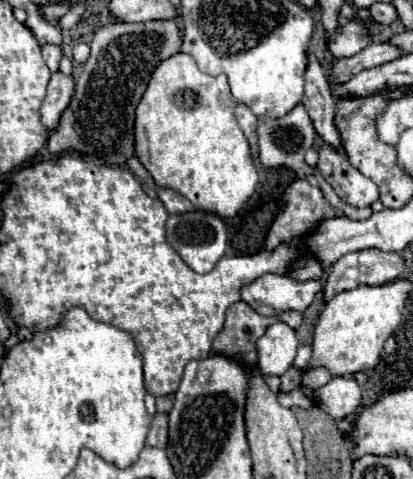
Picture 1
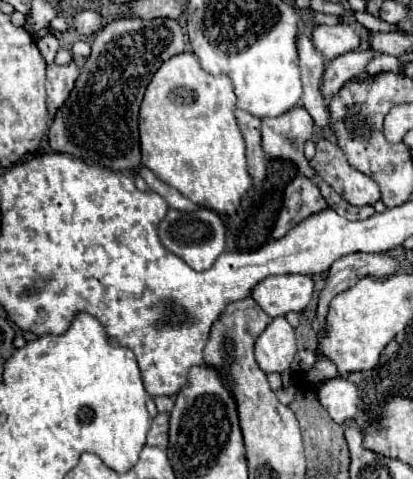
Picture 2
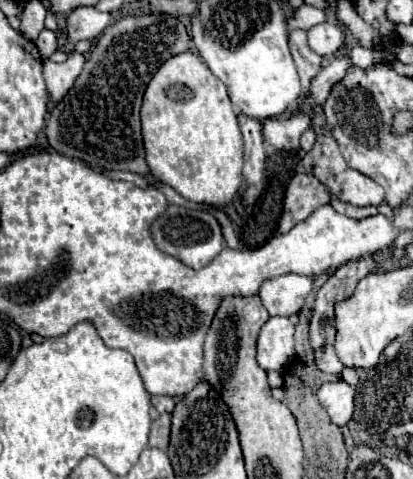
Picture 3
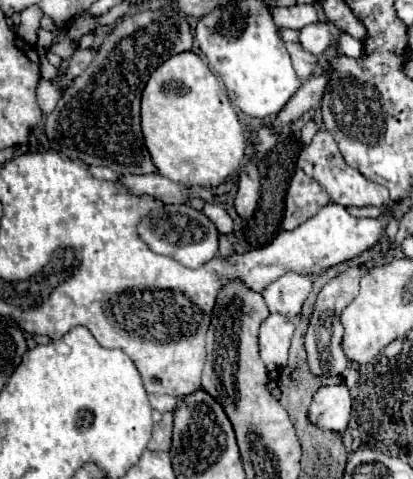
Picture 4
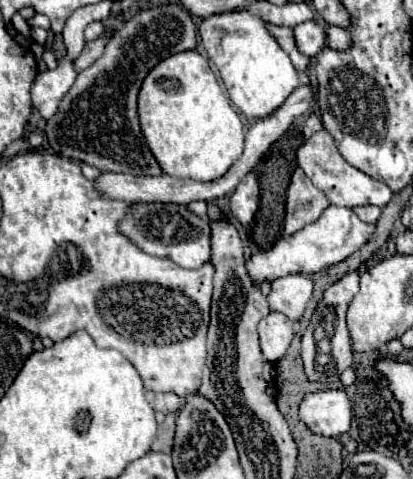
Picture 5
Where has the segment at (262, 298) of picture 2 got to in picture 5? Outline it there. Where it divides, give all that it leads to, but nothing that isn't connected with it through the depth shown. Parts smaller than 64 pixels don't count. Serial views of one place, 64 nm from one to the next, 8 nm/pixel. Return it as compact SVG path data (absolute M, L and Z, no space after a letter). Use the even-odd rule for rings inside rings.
M288 274L272 282L268 304L272 312L282 312L290 320L300 320L312 296L312 278L308 274Z

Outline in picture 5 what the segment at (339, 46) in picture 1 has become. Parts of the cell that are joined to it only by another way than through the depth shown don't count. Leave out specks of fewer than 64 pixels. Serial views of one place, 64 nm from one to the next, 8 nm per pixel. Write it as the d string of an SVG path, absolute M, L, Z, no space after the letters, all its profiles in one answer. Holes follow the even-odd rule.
M308 20L304 24L298 24L294 28L294 36L296 36L296 44L298 44L298 50L310 58L314 58L322 48L324 48L324 40L326 40L326 34L324 34L324 26L320 26L318 22L314 20Z

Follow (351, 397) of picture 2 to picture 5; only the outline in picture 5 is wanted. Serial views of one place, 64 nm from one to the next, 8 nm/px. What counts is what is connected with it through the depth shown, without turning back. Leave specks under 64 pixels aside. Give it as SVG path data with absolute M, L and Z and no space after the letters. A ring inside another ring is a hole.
M318 390L308 394L300 404L300 418L312 432L322 436L338 436L348 432L352 408L346 390Z

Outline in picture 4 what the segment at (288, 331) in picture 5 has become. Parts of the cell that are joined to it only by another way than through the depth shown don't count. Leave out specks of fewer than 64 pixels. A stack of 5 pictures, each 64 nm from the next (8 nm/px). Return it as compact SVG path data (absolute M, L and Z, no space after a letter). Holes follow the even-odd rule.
M270 314L260 326L260 358L268 370L280 370L288 362L294 324L282 314Z

